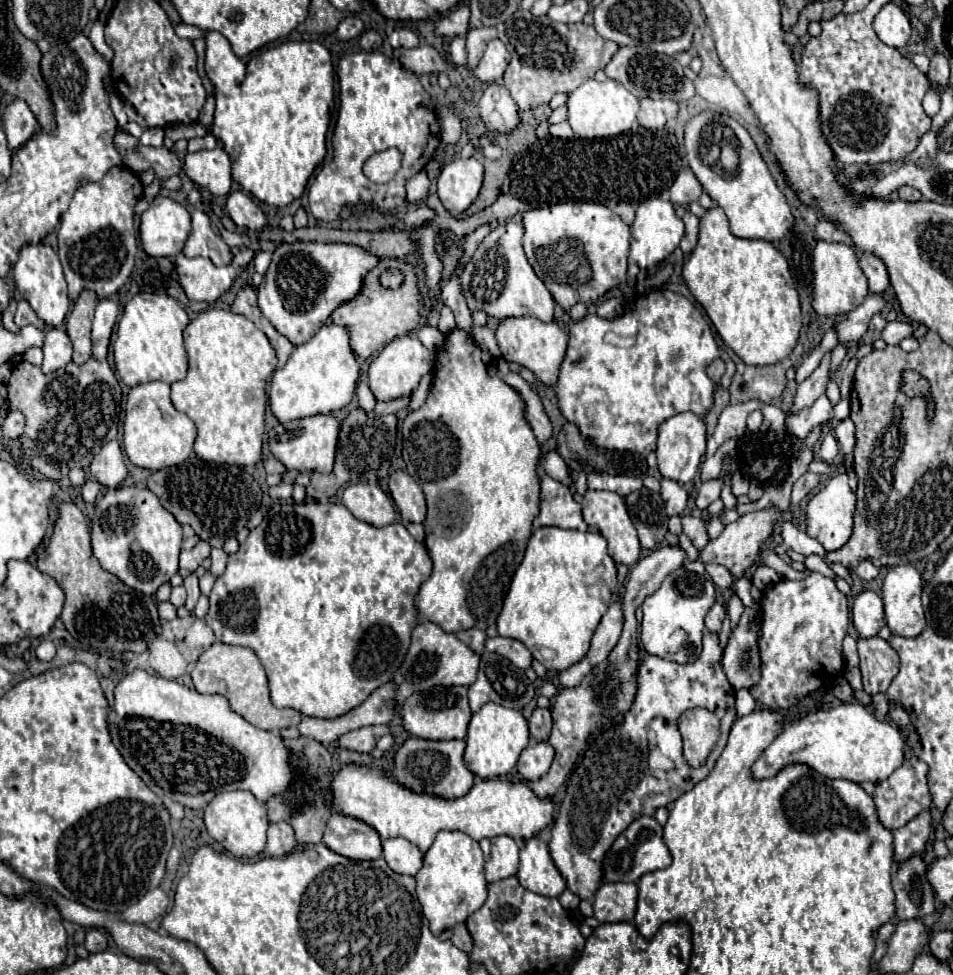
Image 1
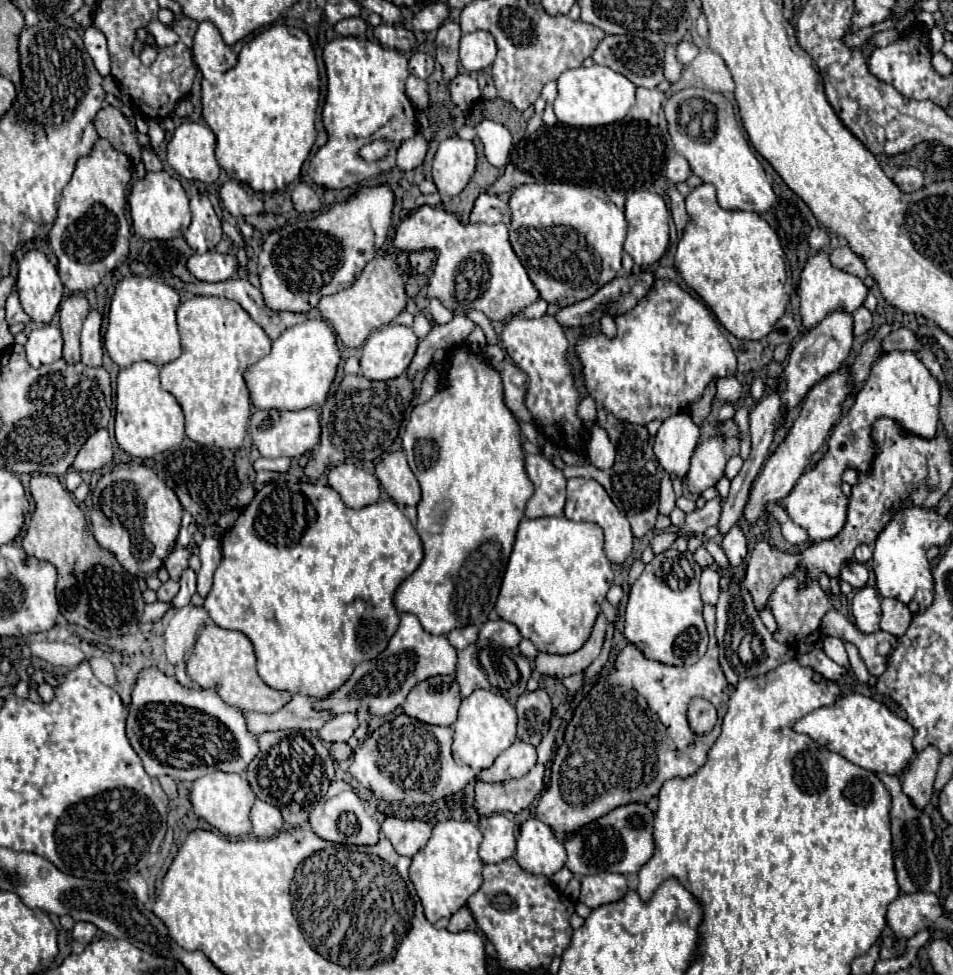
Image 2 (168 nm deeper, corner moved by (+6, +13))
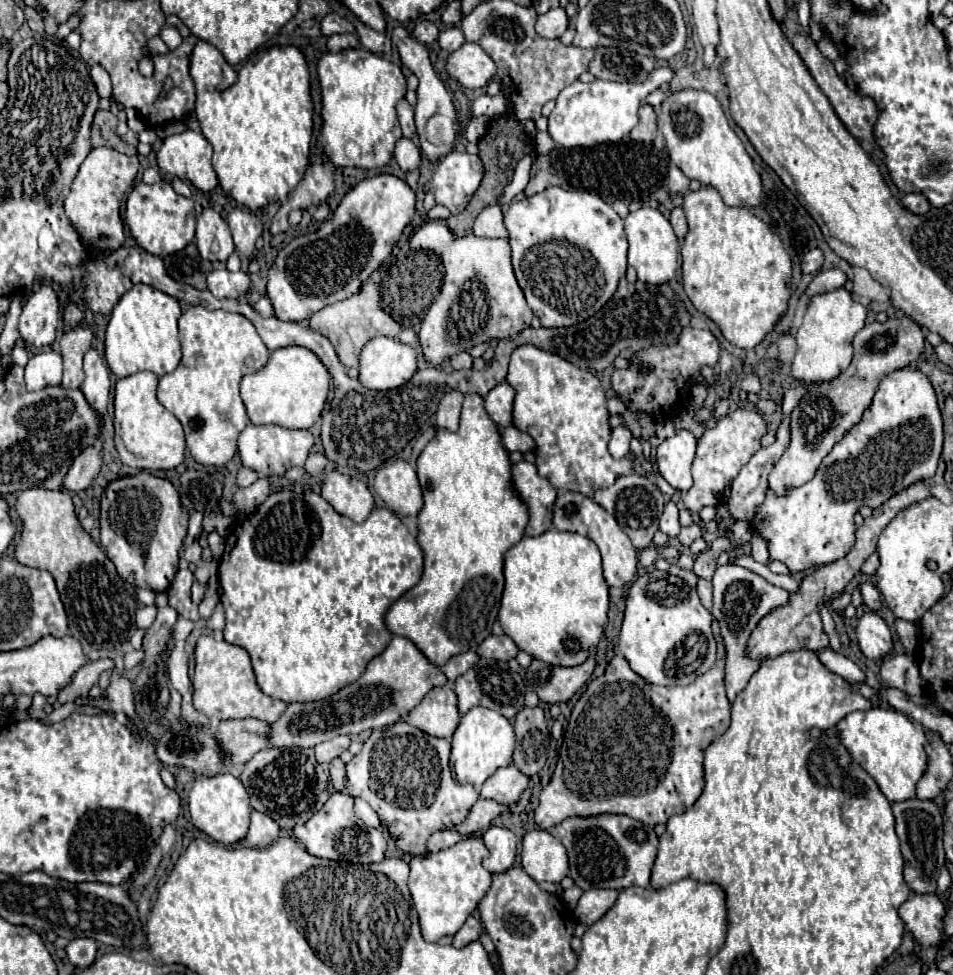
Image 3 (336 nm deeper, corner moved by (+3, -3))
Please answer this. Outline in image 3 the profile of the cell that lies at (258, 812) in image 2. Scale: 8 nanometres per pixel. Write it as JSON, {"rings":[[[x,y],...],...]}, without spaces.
{"rings":[[[251,810],[251,826],[249,826],[249,832],[245,836],[249,846],[267,848],[277,838],[279,838],[279,824],[275,820],[271,820],[269,816],[265,816],[257,810]]]}

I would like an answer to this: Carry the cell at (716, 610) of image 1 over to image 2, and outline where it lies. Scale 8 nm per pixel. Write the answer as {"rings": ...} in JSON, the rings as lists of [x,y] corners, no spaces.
{"rings":[[[704,568],[702,570],[700,594],[702,594],[704,604],[716,604],[718,602],[718,594],[720,594],[718,580],[720,580],[720,574],[718,574],[716,568]]]}

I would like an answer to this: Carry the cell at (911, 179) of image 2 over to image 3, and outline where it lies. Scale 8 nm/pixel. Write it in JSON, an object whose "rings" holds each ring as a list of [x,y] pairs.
{"rings":[[[915,192],[905,194],[905,196],[901,198],[901,204],[903,204],[907,210],[911,210],[913,214],[925,214],[925,212],[931,208],[931,204],[927,202],[927,198],[925,198],[923,194],[915,194]]]}

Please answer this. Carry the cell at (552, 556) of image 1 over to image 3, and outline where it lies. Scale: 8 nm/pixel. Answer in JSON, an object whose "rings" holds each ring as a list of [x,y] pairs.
{"rings":[[[549,530],[541,536],[525,536],[505,554],[505,590],[499,608],[499,622],[519,650],[551,666],[579,666],[595,652],[607,624],[609,586],[601,570],[597,544],[585,536]]]}

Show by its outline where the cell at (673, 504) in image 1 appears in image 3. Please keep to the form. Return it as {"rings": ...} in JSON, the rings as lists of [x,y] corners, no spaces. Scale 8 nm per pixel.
{"rings":[[[667,502],[667,504],[665,504],[665,510],[663,510],[663,514],[661,514],[661,528],[659,528],[659,530],[665,532],[665,534],[671,536],[671,538],[679,536],[681,526],[679,526],[679,510],[677,510],[675,502]]]}

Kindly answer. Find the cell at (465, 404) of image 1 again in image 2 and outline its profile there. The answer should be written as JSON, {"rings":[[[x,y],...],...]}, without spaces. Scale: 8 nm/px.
{"rings":[[[464,346],[456,348],[452,354],[450,354],[450,368],[448,368],[448,384],[446,386],[440,386],[436,396],[426,402],[426,404],[420,404],[412,410],[412,416],[410,416],[410,422],[406,426],[406,434],[402,438],[402,446],[406,450],[406,456],[408,456],[408,464],[410,464],[410,470],[414,472],[414,476],[418,478],[420,482],[420,488],[422,488],[422,500],[418,502],[418,524],[416,524],[416,532],[424,544],[424,560],[422,564],[398,586],[396,594],[394,594],[394,608],[402,614],[402,612],[410,612],[410,614],[416,614],[422,628],[432,634],[432,636],[440,636],[440,634],[448,634],[452,632],[454,628],[464,628],[464,626],[482,626],[486,620],[488,620],[488,614],[490,610],[494,608],[496,604],[496,598],[498,598],[498,590],[500,590],[500,584],[502,584],[502,576],[506,572],[506,562],[510,558],[510,552],[512,552],[512,544],[514,544],[514,536],[516,536],[516,528],[524,516],[524,508],[526,508],[526,502],[528,498],[532,496],[534,492],[534,486],[530,484],[530,478],[526,476],[526,470],[524,470],[524,450],[522,450],[522,438],[520,438],[520,428],[518,428],[518,420],[512,416],[512,412],[506,408],[504,400],[502,400],[502,380],[498,376],[498,372],[486,364],[480,356],[474,356],[470,354]]]}

